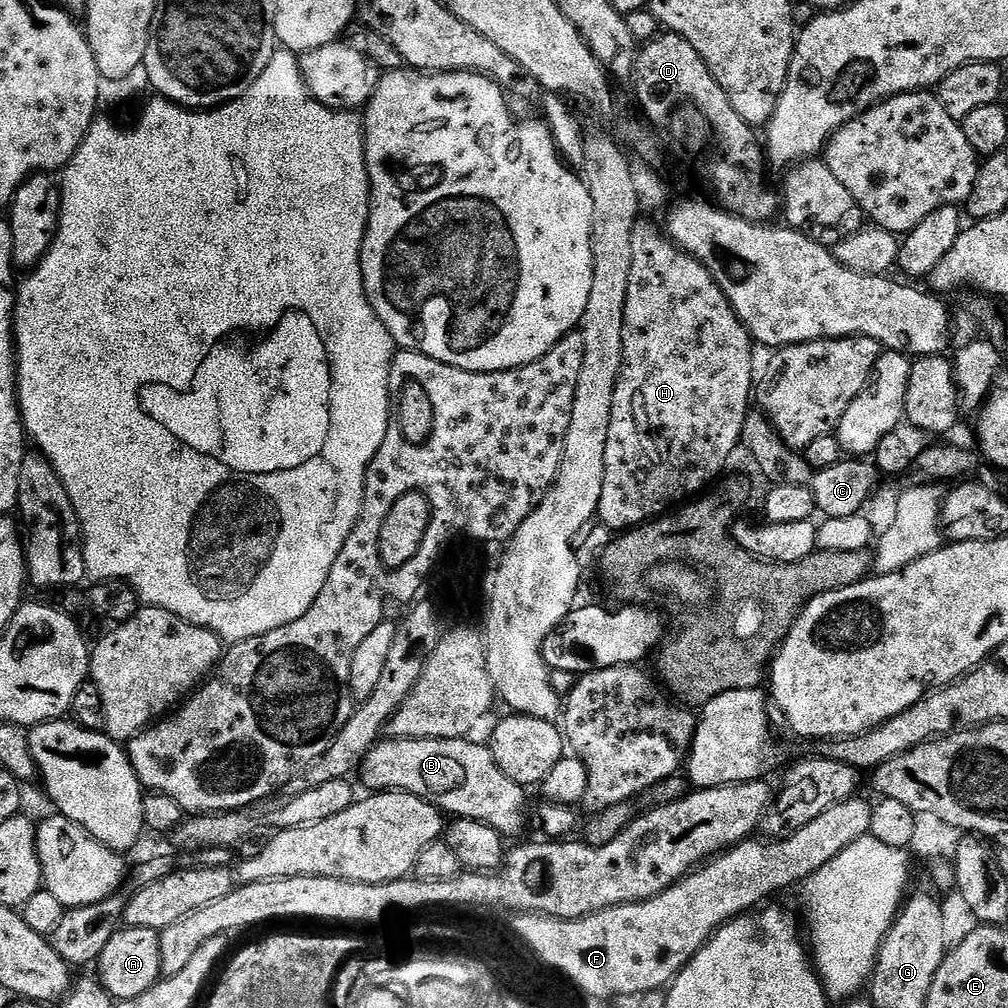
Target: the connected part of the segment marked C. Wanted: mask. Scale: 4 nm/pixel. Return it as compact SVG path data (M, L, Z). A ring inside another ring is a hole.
M759 410L749 411L744 423L743 439L748 440L748 448L752 451L752 456L756 459L756 464L760 467L760 472L766 479L772 480L773 485L777 484L802 484L806 485L814 494L817 509L827 519L850 518L859 516L865 511L868 499L872 496L872 491L876 488L876 476L878 469L875 463L865 462L860 458L842 458L834 466L829 468L817 468L811 474L810 465L799 451L793 450L777 436L775 429L768 422L767 416Z

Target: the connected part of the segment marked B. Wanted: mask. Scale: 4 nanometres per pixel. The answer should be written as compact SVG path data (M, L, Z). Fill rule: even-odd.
M384 738L377 742L364 757L358 777L373 793L385 790L409 792L430 802L449 817L470 818L498 830L505 838L520 836L528 824L528 796L525 785L514 782L498 766L487 743L475 744L472 738L456 740L403 740Z

